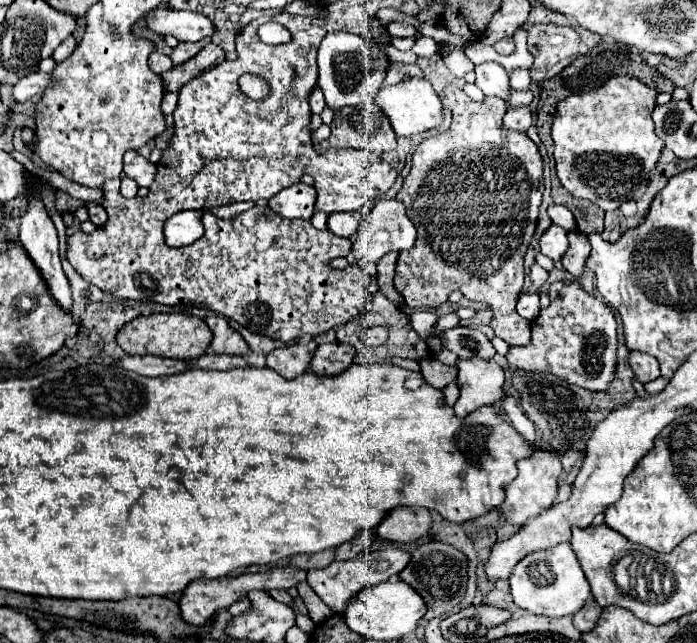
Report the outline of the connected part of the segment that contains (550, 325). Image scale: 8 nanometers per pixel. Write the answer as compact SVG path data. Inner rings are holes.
M580 230L568 232L570 248L562 258L562 266L576 278L576 282L564 286L564 296L550 296L550 306L540 310L532 322L532 342L526 346L511 346L506 358L512 366L526 372L550 372L568 384L606 392L616 376L616 348L618 348L618 324L608 304L588 296L578 284L584 274L584 264L590 254L590 242Z

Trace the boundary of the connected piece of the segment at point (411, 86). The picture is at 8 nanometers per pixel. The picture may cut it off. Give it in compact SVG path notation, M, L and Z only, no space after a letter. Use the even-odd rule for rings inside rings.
M412 78L406 84L394 84L394 86L382 88L376 96L376 104L390 118L390 124L392 124L394 132L398 136L404 136L404 138L410 138L414 134L438 128L442 124L442 118L444 118L440 96L432 88L432 84L424 78Z

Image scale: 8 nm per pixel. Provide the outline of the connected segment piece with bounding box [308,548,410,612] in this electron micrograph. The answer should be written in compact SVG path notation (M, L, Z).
M386 548L386 550L370 550L370 552L360 552L356 558L352 560L344 560L344 562L332 562L328 568L322 570L310 570L308 572L308 584L312 586L312 590L320 596L320 600L324 604L328 604L334 612L342 612L348 604L348 600L358 594L360 590L368 588L368 586L376 586L380 582L390 580L392 576L396 576L402 566L406 566L406 562L410 560L410 554L398 548Z

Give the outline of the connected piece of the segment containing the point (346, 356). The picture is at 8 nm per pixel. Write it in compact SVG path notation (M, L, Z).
M332 342L332 344L322 344L318 346L310 370L314 374L324 374L324 376L334 376L344 372L352 362L354 362L354 346L342 344L342 342Z

